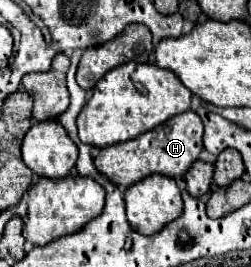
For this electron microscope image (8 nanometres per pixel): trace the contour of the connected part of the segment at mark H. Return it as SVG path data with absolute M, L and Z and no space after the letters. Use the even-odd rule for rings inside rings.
M185 111L177 117L171 117L163 125L139 135L137 139L99 149L99 155L95 157L95 167L113 183L129 187L147 177L149 173L159 173L165 177L183 177L201 151L203 151L203 123L193 111Z

